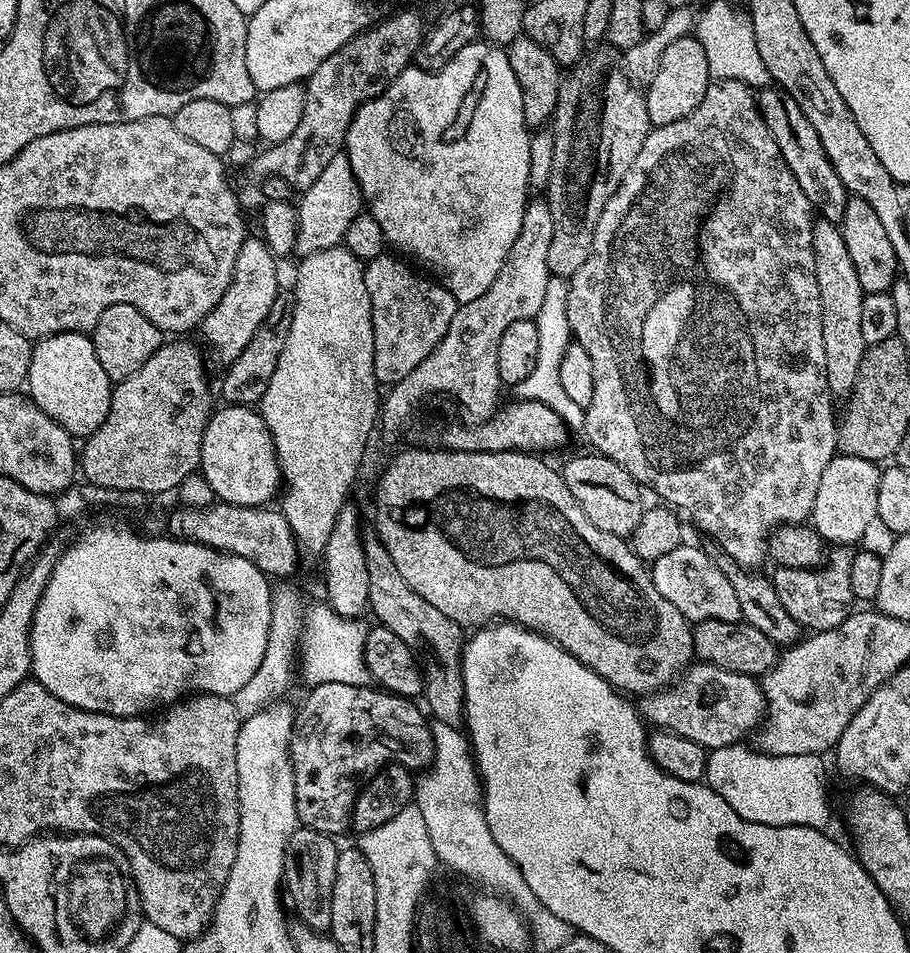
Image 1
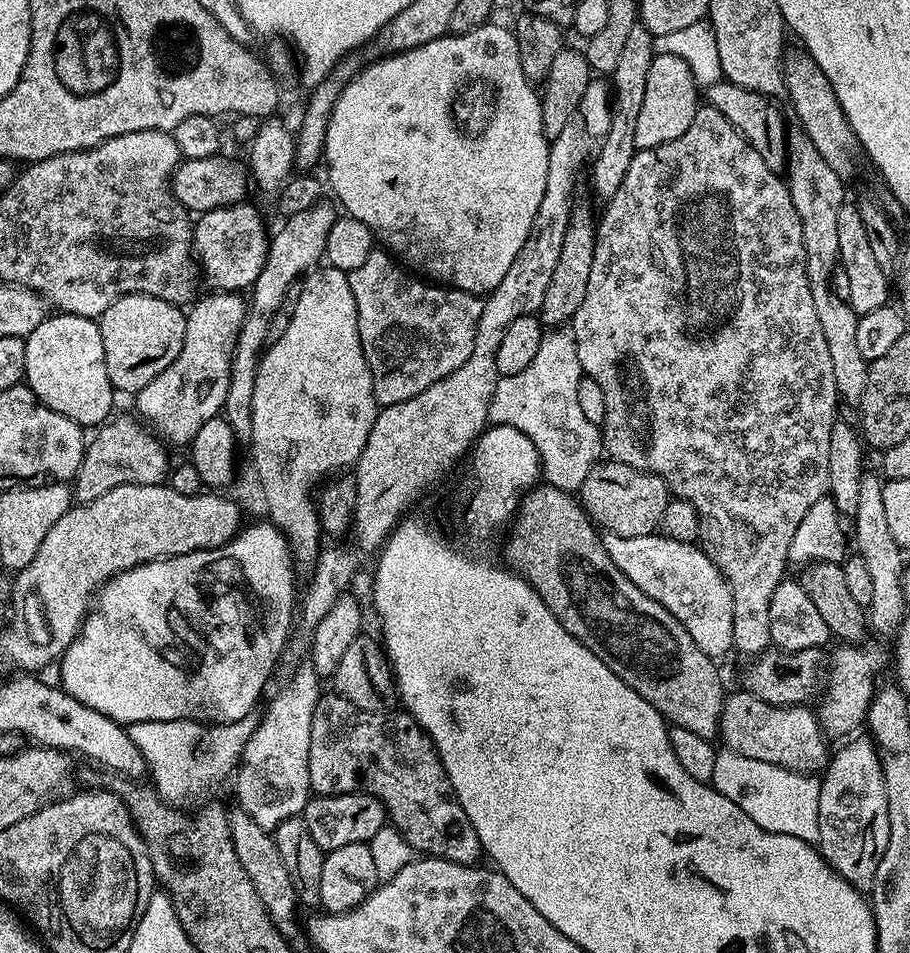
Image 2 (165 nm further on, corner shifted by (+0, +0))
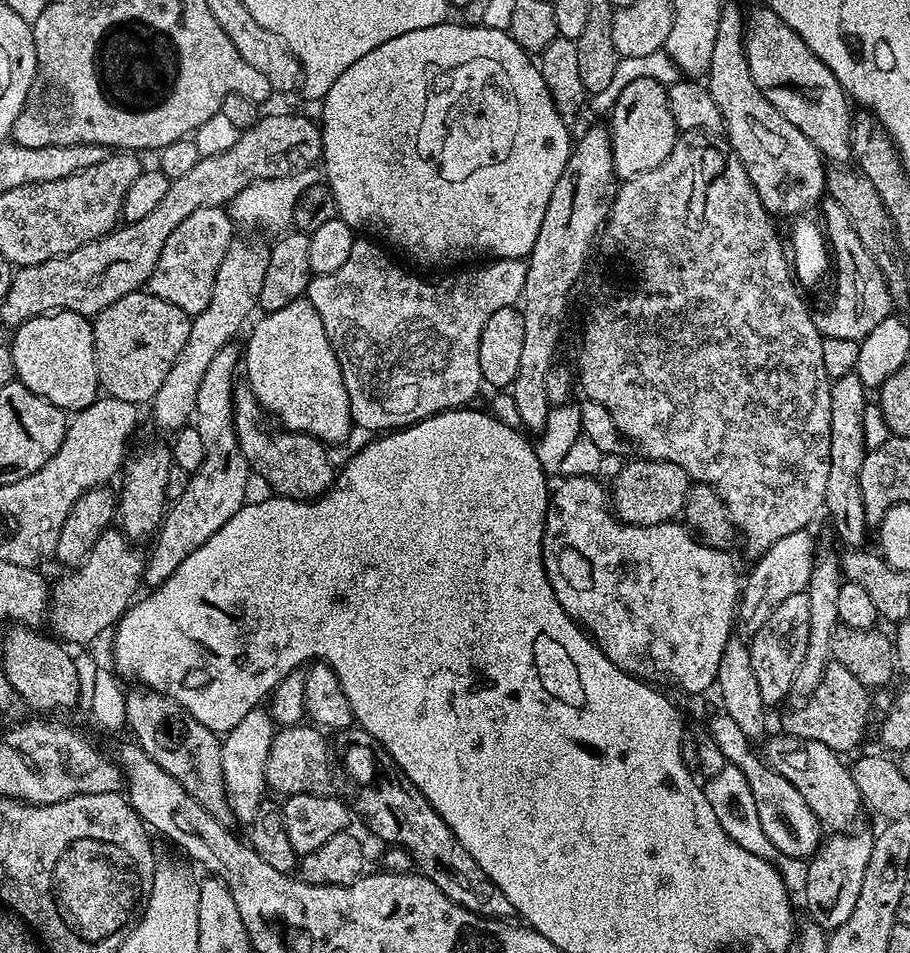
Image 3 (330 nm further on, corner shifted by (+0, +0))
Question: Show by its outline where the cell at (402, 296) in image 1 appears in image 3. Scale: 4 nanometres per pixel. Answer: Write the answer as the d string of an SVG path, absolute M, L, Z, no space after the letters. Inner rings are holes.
M357 238L350 258L325 276L313 275L306 284L306 298L323 319L326 334L332 340L341 365L356 375L356 384L368 400L352 400L352 419L355 427L369 428L372 434L407 428L439 412L451 412L471 405L482 389L478 366L478 342L482 326L494 310L511 308L521 299L527 278L528 265L523 259L493 259L485 268L469 272L456 270L453 276L441 280L419 280L404 268L399 268L371 239Z

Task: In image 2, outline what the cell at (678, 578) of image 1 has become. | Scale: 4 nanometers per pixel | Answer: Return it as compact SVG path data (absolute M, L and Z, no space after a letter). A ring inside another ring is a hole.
M663 534L638 538L609 535L607 539L602 545L617 570L661 604L684 627L698 650L713 658L733 651L732 595L712 559L695 543L683 544Z

